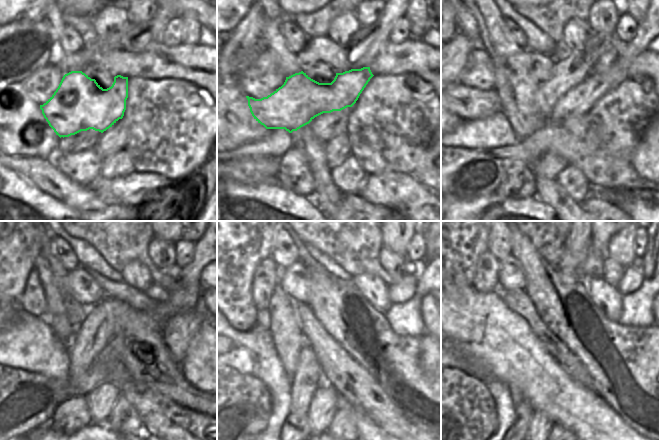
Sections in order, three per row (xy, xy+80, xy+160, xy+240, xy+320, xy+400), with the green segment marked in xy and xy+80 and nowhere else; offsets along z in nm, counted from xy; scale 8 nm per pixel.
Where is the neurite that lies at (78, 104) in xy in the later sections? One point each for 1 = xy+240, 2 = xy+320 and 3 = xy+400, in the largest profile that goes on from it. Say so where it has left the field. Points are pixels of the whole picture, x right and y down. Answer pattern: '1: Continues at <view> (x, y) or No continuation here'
1: Continues at xy+240 (13, 307)
2: Continues at xy+320 (410, 268)
3: Continues at xy+400 (637, 263)

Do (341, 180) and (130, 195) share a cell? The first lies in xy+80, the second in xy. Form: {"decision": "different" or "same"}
{"decision": "different"}

